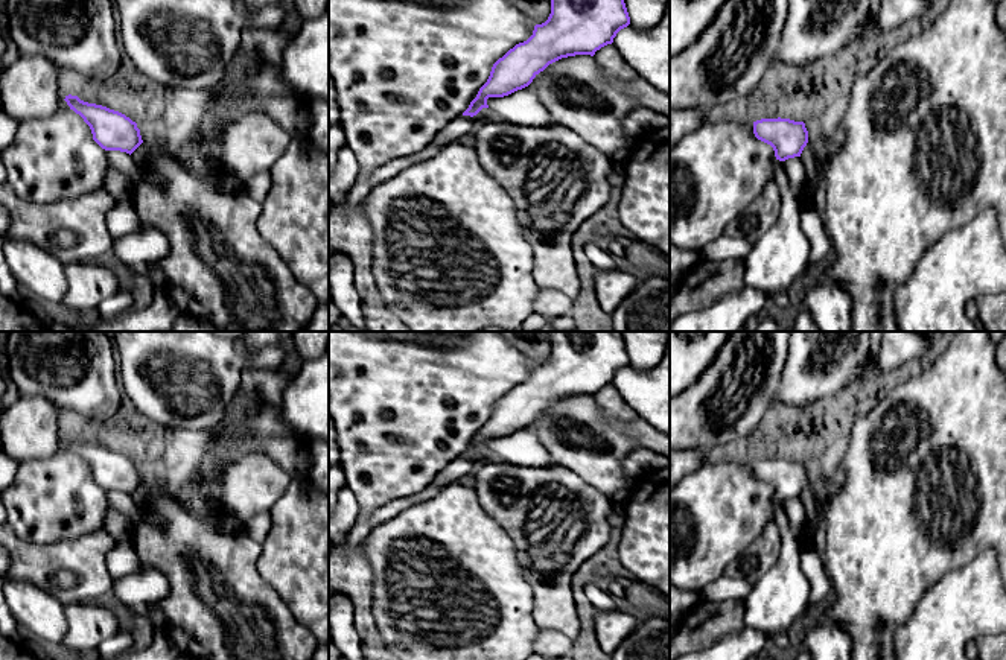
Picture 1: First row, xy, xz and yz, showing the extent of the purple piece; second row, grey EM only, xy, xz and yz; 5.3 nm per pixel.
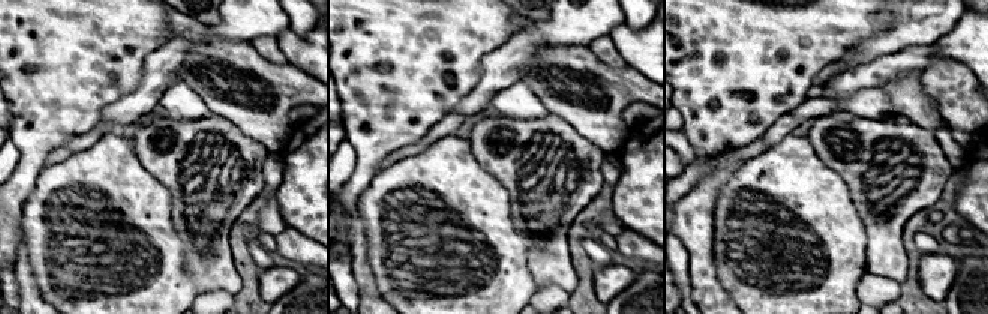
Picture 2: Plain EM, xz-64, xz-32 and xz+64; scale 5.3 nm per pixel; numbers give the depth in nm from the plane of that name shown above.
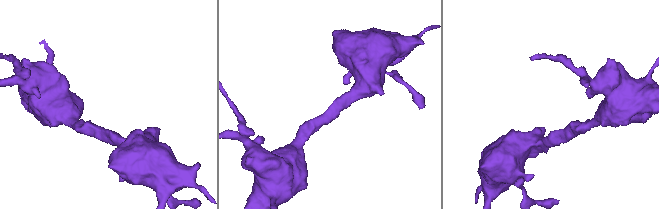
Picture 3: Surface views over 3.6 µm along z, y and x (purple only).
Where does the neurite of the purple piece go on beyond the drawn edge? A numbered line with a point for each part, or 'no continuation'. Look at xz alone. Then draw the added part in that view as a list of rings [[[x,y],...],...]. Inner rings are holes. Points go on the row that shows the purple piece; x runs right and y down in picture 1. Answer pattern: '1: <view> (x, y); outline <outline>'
no continuation

